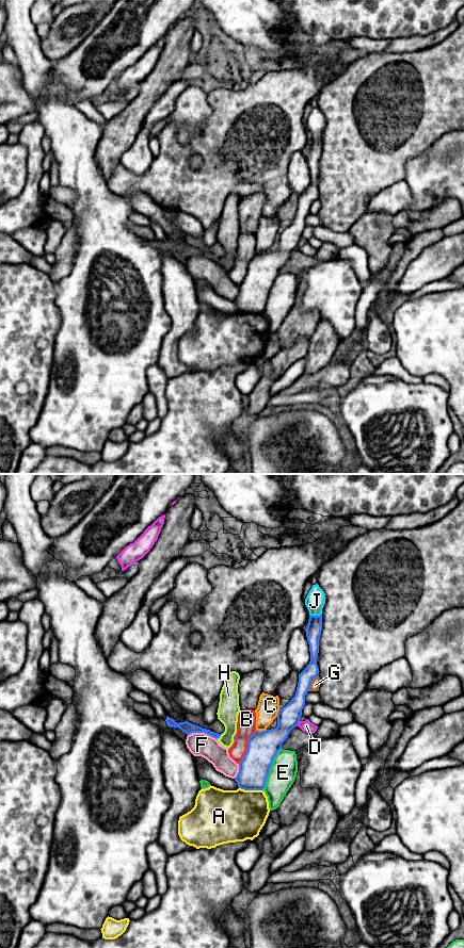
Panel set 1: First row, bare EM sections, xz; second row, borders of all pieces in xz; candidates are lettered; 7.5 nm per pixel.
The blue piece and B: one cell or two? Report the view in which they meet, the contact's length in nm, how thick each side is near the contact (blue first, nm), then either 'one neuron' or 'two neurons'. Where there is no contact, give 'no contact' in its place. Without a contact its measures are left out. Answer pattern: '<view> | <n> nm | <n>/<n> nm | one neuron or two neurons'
xz | 280 nm | 240/140 nm | two neurons

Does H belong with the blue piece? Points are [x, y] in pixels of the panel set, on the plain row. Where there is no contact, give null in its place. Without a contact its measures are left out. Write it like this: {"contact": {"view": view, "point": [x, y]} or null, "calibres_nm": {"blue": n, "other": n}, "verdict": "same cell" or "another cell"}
{"contact": {"view": "xz", "point": [219, 259]}, "calibres_nm": {"blue": 90, "other": 160}, "verdict": "another cell"}

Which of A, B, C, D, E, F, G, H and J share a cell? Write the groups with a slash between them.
A / B C H / D / E / F / G / J

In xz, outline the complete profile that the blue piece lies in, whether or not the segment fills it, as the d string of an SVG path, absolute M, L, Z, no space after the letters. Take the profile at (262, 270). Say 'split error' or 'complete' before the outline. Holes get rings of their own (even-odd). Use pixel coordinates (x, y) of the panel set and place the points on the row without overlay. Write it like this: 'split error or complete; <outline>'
complete; M322 136L310 138L305 151L309 167L310 184L299 197L297 214L291 224L277 235L277 249L266 254L256 254L247 263L247 273L239 285L239 295L235 300L238 310L244 313L263 313L273 282L282 272L282 266L290 254L298 249L305 228L305 218L313 202L318 199L317 180L322 153Z

